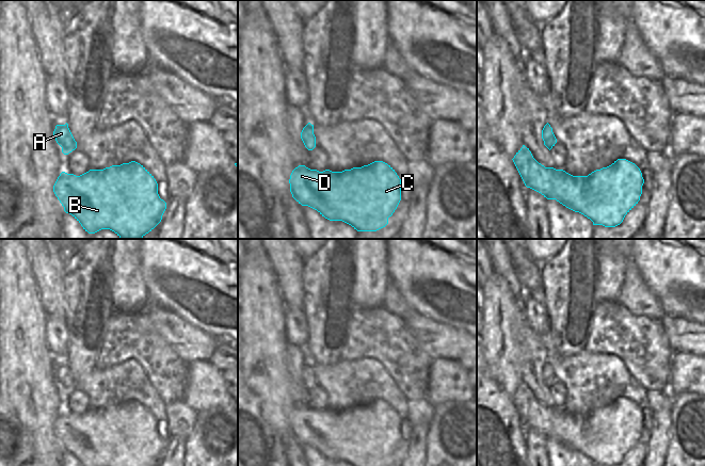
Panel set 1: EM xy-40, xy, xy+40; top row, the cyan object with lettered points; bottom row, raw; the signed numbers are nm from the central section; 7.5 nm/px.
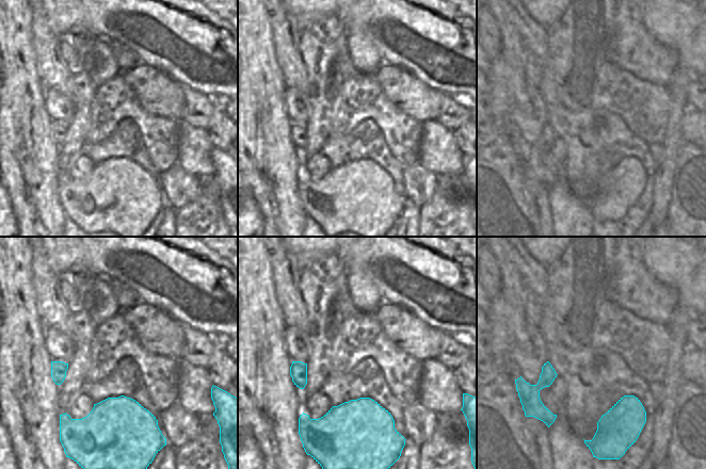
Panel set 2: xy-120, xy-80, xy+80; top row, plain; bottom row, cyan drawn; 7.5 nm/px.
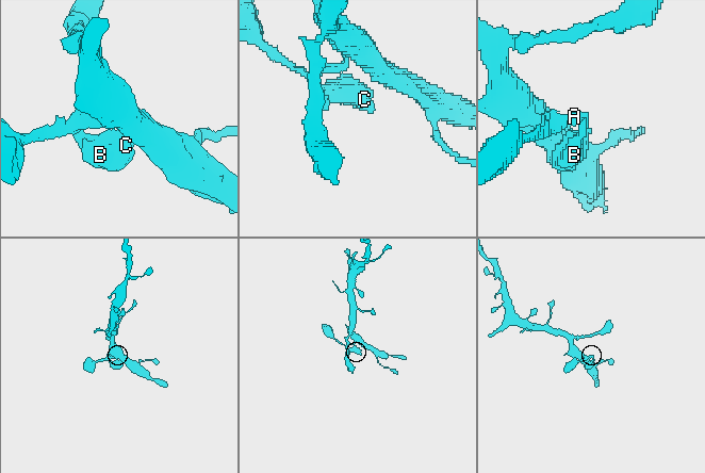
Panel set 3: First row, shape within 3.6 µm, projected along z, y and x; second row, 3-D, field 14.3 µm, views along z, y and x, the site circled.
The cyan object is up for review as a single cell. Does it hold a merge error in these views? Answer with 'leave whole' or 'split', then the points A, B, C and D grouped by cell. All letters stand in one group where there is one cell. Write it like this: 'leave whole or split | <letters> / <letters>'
leave whole | A B C D

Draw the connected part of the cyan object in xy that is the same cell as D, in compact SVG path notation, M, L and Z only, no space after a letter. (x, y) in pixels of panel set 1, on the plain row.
M383 400L342 411L319 411L299 404L292 409L289 422L299 443L317 449L330 460L342 460L352 466L385 466L401 439L401 418Z

